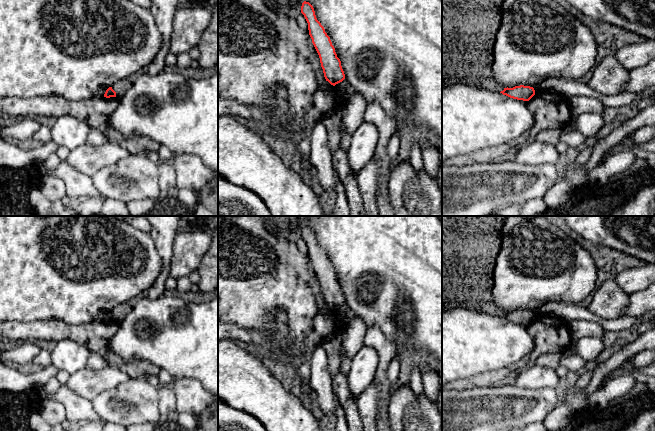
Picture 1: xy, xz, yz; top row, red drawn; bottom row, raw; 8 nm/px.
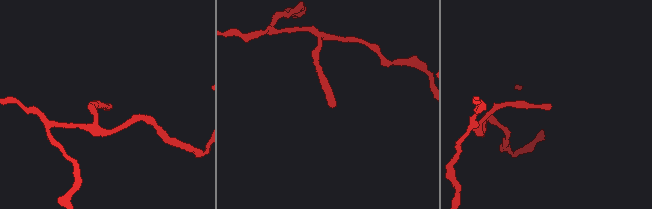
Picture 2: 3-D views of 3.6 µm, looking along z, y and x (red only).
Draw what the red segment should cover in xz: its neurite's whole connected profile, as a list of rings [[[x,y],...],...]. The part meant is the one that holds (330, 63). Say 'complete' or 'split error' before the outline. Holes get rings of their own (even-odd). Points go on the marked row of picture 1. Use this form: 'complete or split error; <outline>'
complete; [[[304,1],[302,3],[301,13],[308,23],[309,35],[319,55],[324,77],[326,81],[335,86],[345,79],[345,74],[330,37],[317,20],[314,8],[309,2]]]

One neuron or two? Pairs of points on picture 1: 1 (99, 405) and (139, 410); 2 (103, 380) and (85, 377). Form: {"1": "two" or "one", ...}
{"1": "one", "2": "one"}

